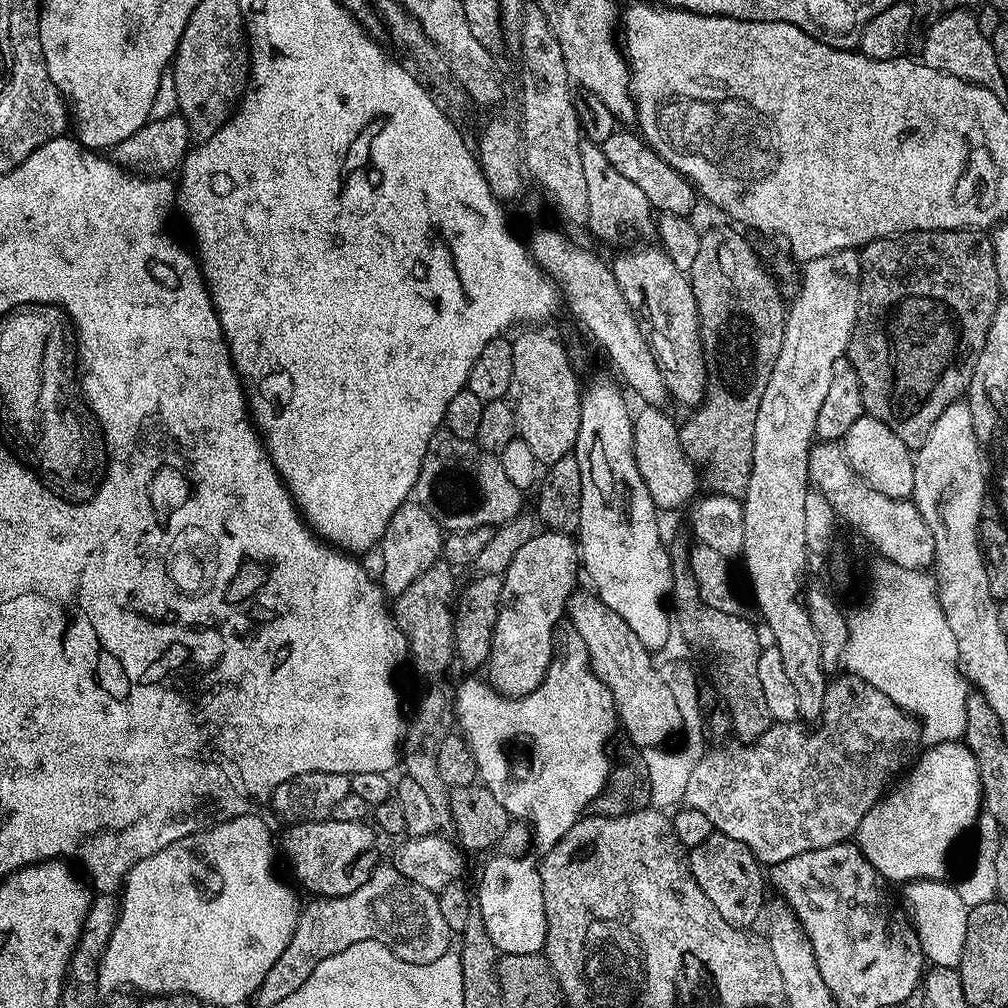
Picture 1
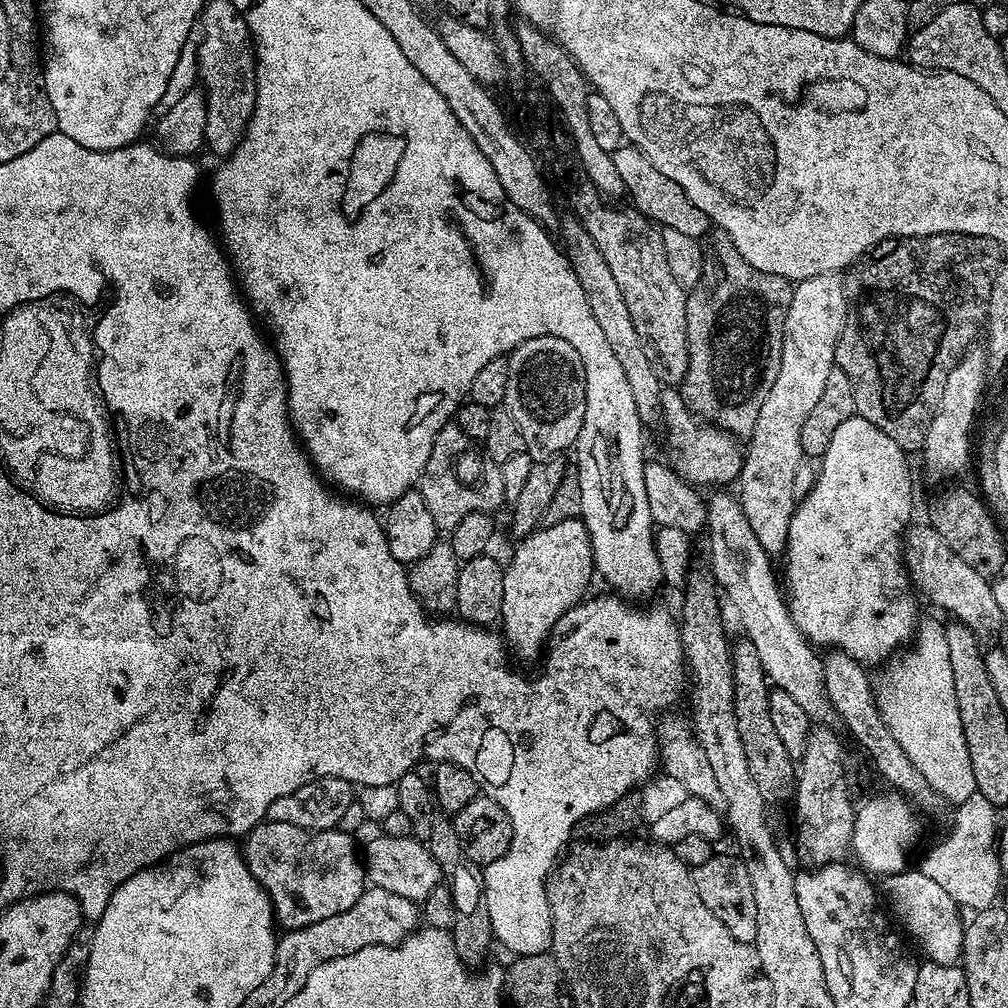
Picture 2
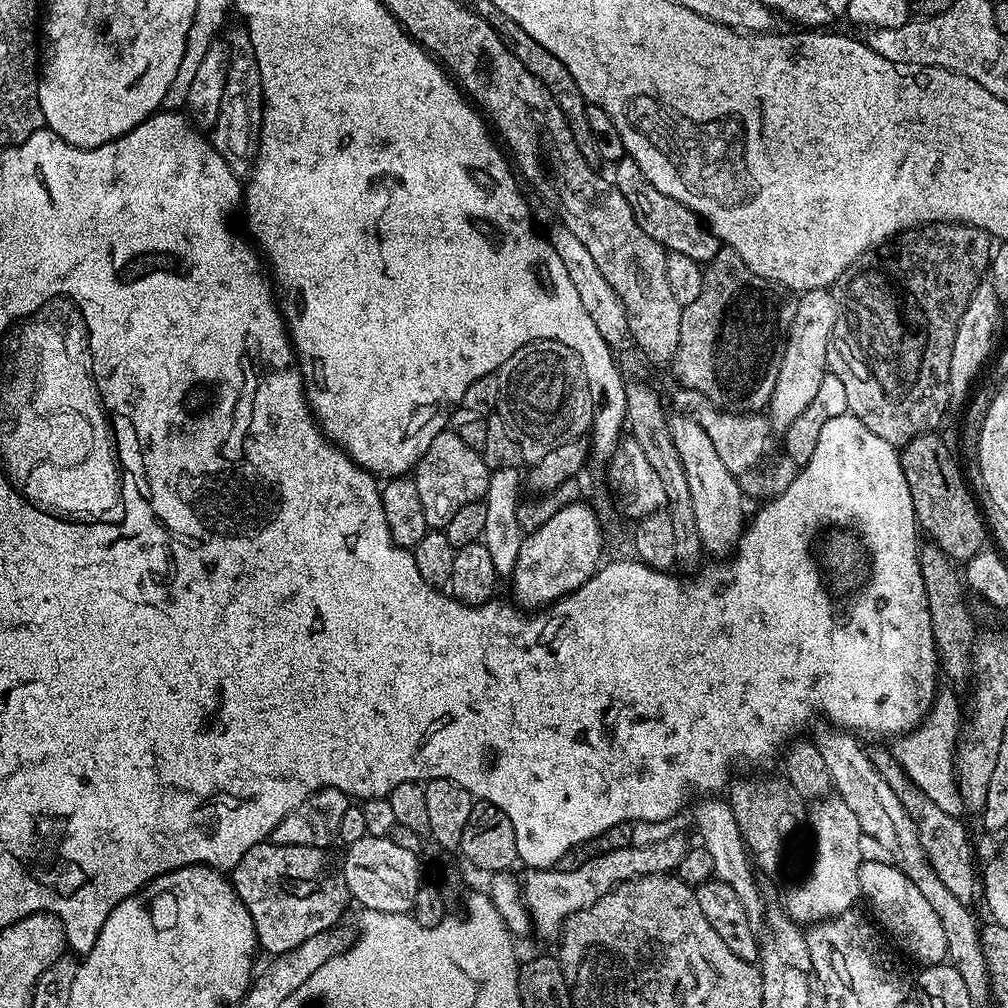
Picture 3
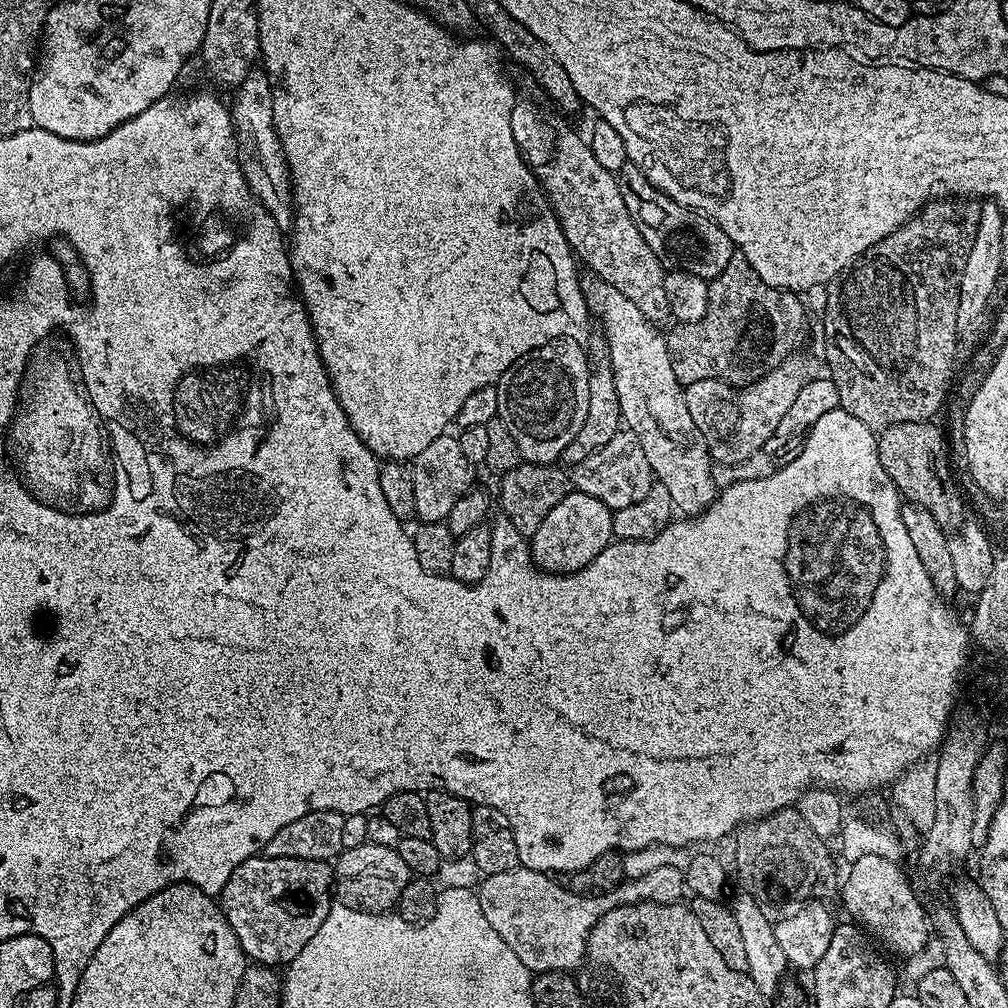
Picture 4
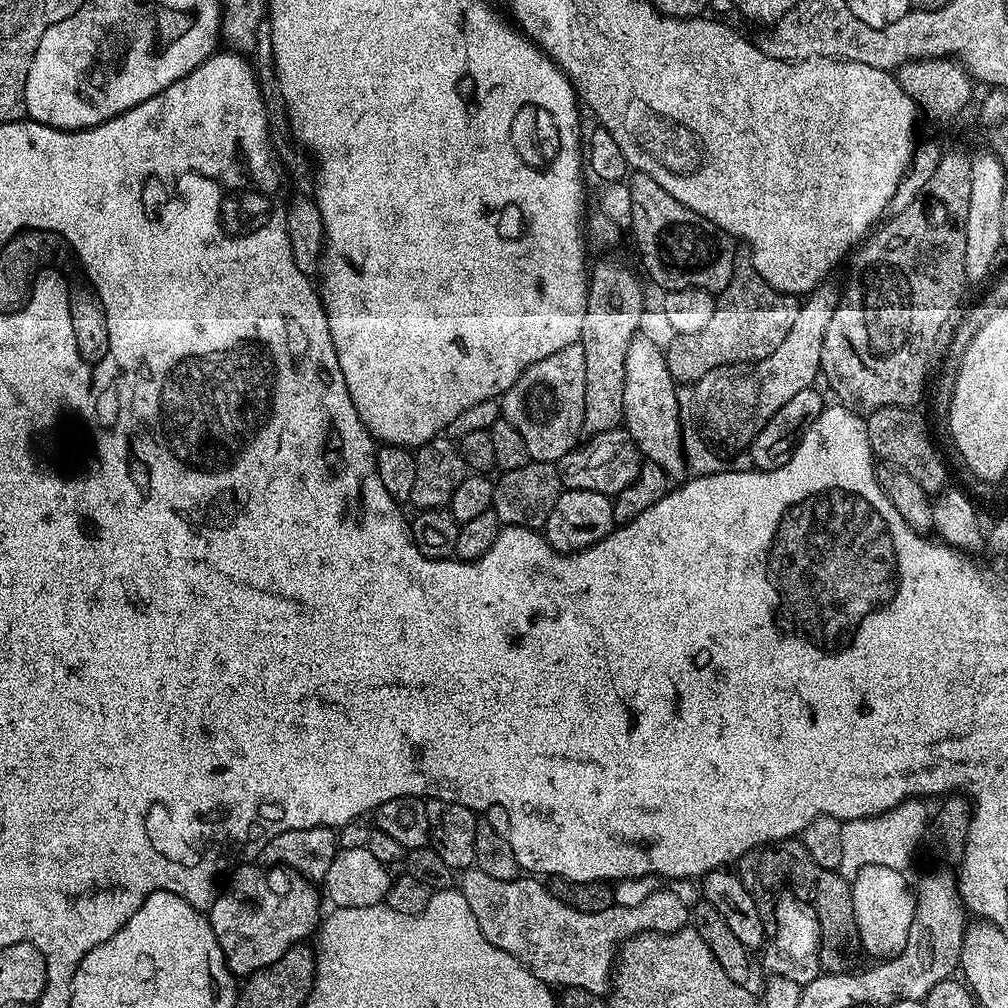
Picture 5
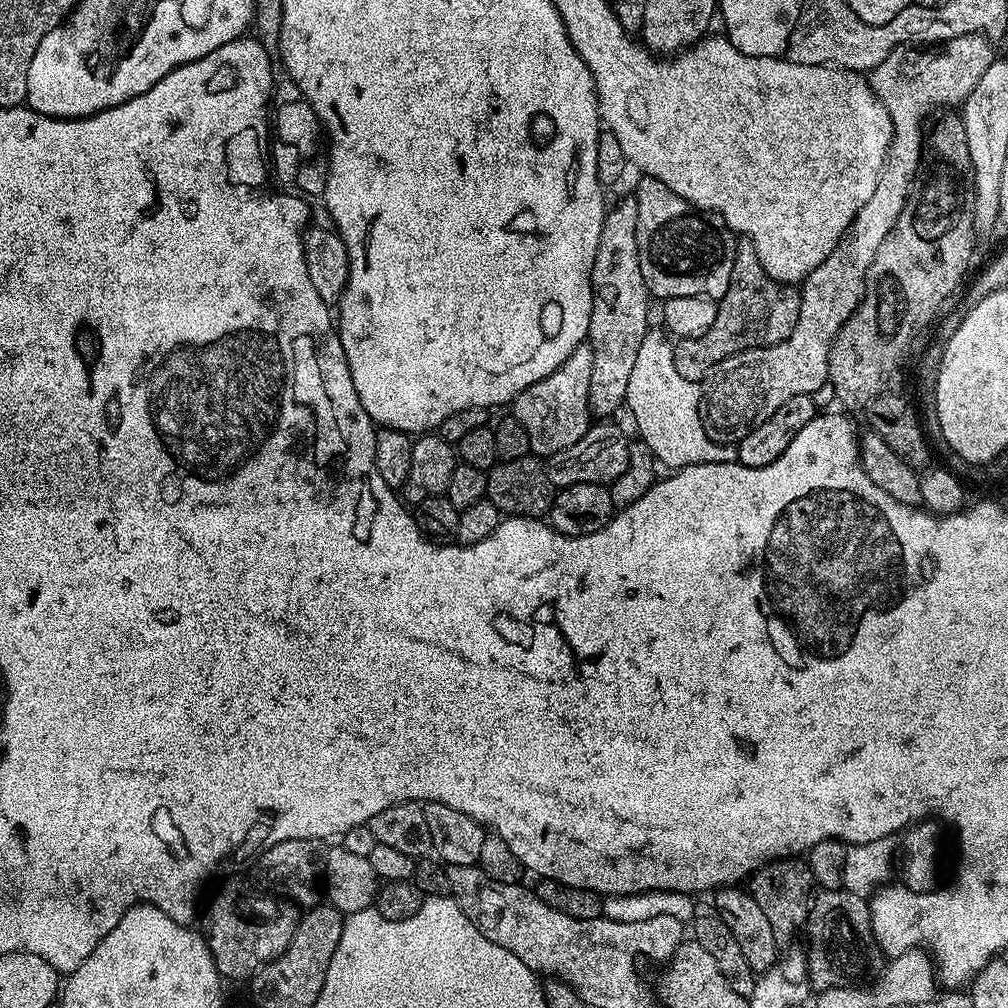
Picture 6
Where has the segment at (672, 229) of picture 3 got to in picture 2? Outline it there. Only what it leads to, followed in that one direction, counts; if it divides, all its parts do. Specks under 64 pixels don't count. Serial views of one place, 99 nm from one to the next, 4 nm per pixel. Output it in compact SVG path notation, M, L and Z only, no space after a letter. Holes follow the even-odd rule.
M621 146L611 153L614 167L617 168L618 174L622 174L624 191L634 203L635 211L649 221L655 222L664 228L673 228L678 230L678 234L686 234L697 238L703 237L702 234L707 228L710 228L708 216L690 202L687 194L678 187L666 174L662 174L652 165L645 156L634 147Z

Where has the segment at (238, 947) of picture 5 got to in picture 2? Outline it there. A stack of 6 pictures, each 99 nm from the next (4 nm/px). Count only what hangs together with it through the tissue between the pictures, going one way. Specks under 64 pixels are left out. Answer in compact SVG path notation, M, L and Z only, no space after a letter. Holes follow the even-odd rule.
M273 820L253 826L243 841L242 855L248 863L249 874L262 885L270 898L272 914L281 929L305 928L314 922L322 922L322 918L334 918L334 914L342 914L358 902L366 890L366 873L361 853L358 848L356 852L356 844L352 840L355 840L353 833L341 832L339 827L308 832L304 828L290 826L290 822Z

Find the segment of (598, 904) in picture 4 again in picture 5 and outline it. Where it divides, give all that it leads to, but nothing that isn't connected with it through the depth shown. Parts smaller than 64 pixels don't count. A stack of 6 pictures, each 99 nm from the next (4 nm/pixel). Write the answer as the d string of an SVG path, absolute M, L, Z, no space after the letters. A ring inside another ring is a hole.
M473 866L459 873L458 891L464 895L464 901L470 906L470 914L474 923L480 927L481 934L494 946L498 946L498 950L518 958L518 962L522 962L522 966L526 966L530 974L543 976L545 980L578 984L580 987L599 991L604 988L607 971L614 966L618 956L617 950L625 941L639 932L676 932L679 928L689 927L690 924L690 908L684 905L682 897L675 896L672 892L653 890L646 902L629 908L613 906L601 912L579 912L554 898L554 894L539 882L541 883L536 878L490 878L490 874L482 874L480 868Z

